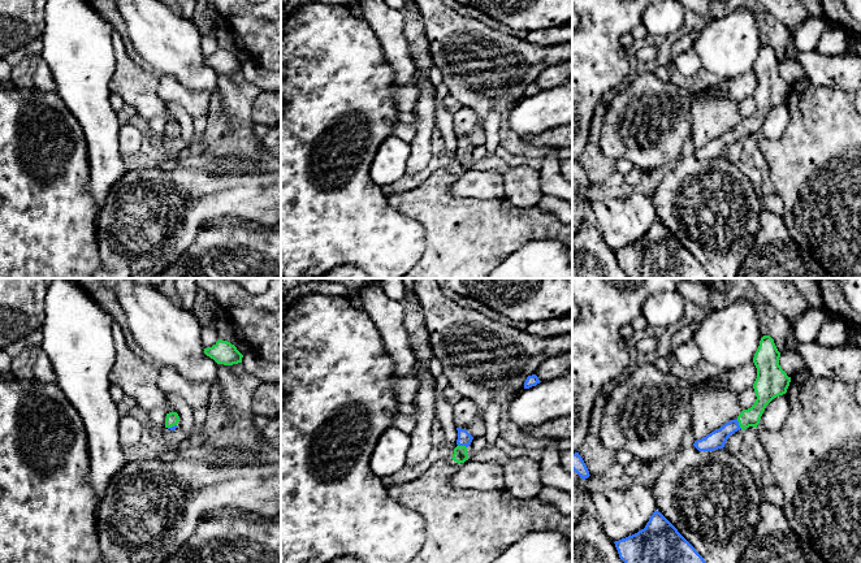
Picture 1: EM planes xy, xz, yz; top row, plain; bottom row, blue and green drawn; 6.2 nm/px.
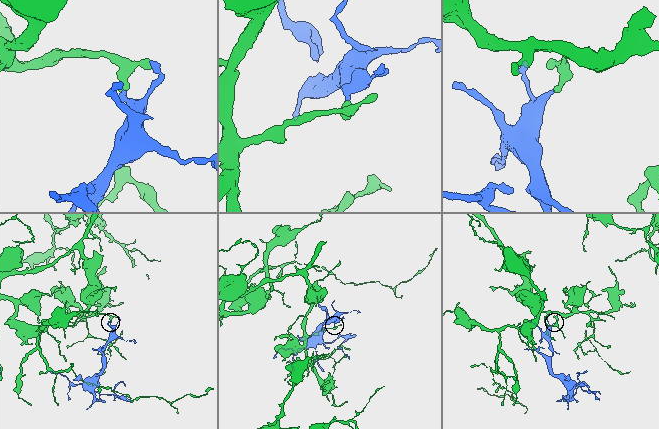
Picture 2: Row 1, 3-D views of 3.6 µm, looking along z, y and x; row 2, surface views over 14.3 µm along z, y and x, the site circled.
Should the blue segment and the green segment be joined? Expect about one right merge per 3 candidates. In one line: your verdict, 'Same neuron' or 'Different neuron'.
Same neuron

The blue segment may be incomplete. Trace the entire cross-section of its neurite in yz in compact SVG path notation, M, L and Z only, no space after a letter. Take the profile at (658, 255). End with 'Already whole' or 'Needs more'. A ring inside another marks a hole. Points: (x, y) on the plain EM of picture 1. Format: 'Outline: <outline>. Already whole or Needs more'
Outline: M657 218L644 238L614 252L628 278L709 278L696 257Z. Already whole

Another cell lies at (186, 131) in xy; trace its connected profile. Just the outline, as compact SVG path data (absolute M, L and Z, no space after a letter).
M166 101L166 109L179 125L177 134L185 140L191 139L195 135L195 130L190 114L181 105L173 101Z

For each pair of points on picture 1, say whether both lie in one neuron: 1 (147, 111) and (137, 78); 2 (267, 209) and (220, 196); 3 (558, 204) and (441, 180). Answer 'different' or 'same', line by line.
1: same
2: same
3: different

